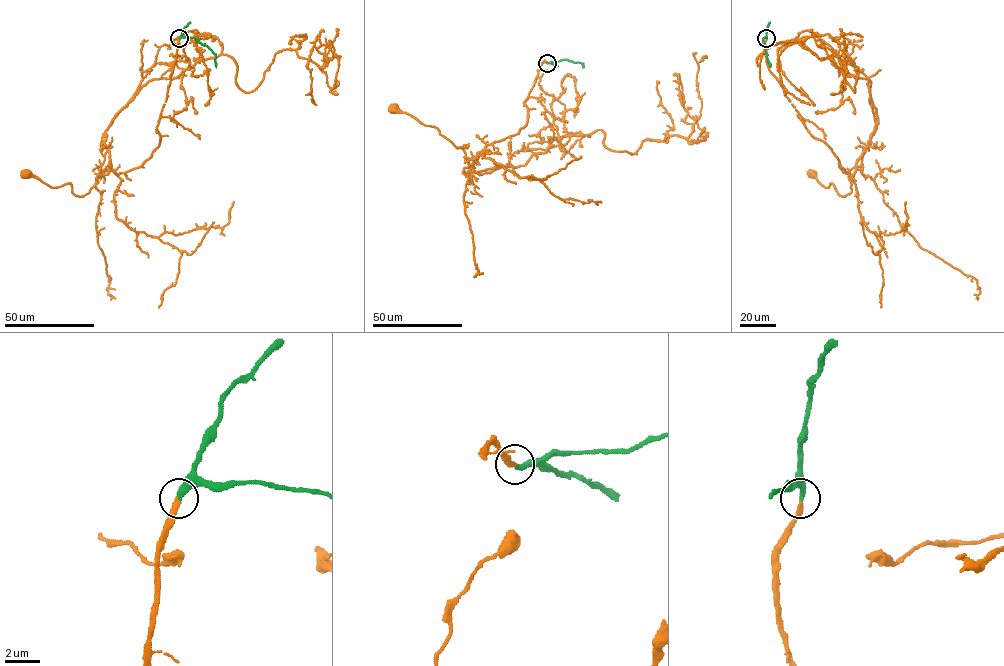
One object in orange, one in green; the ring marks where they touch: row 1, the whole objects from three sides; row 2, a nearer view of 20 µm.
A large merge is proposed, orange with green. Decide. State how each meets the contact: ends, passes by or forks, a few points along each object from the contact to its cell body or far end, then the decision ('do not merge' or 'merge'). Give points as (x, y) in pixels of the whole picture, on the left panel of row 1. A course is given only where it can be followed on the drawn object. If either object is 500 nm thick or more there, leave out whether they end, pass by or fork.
orange ends; green ends; course orange (179, 38), (160, 144), (140, 166), (116, 174), (107, 151), (84, 196), (69, 183), (51, 187), (24, 175); course green (179, 38), (195, 38), (206, 45), (215, 56), (216, 67); merge

